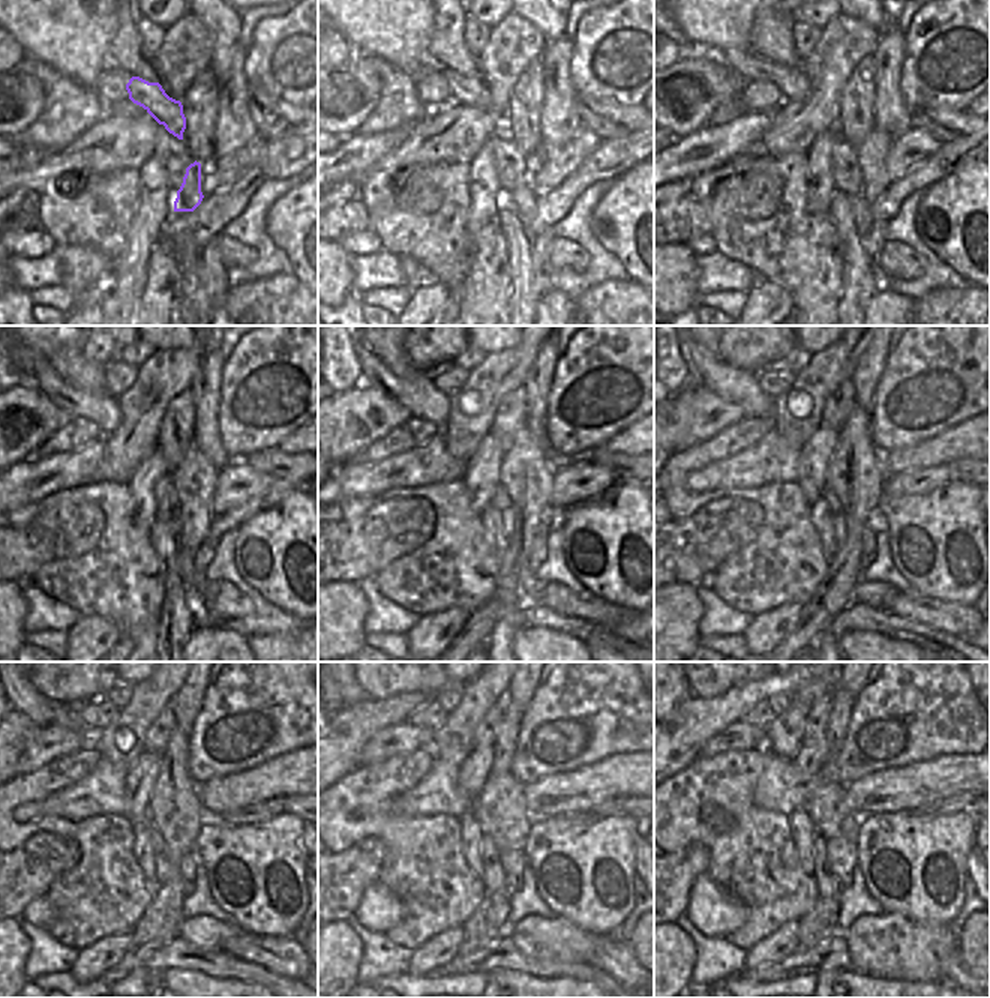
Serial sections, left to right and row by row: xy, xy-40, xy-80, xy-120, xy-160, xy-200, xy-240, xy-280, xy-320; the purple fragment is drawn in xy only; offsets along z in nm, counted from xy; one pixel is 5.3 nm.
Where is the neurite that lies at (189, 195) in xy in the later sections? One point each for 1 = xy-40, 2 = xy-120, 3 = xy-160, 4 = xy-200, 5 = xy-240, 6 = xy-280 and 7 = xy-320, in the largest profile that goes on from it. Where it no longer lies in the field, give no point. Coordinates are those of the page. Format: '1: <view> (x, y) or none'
1: xy-40 (524, 198)
2: xy-120 (185, 559)
3: xy-160 (530, 589)
4: xy-200 (873, 593)
5: xy-240 (204, 932)
6: xy-280 (558, 938)
7: xy-320 (887, 946)

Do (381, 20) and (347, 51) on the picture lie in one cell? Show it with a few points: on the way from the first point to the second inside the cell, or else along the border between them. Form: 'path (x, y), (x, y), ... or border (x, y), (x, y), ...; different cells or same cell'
border (333, 26), (357, 51); different cells

